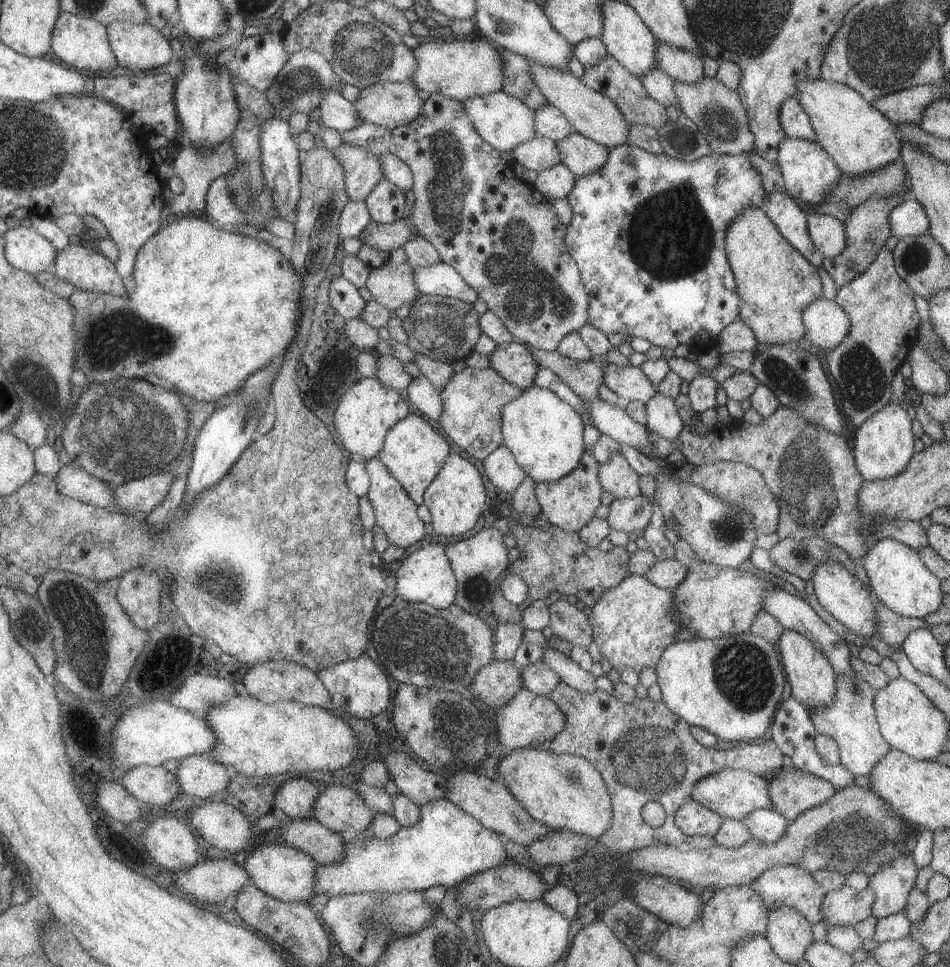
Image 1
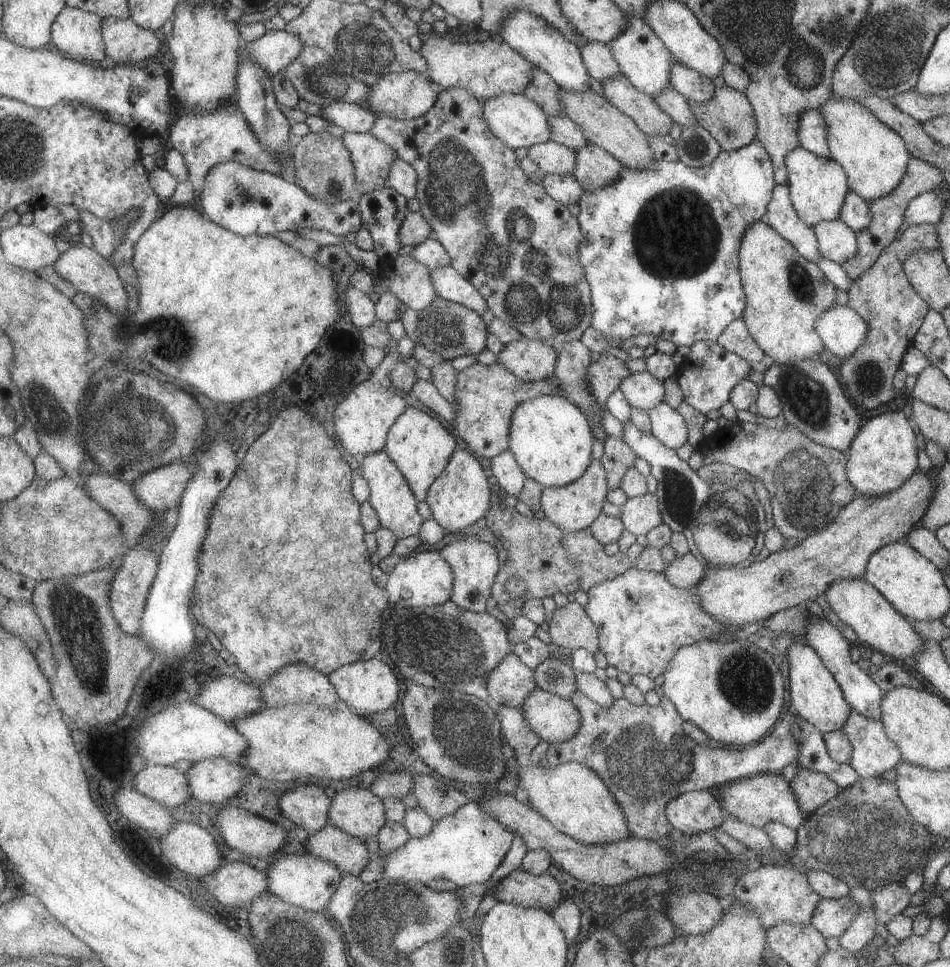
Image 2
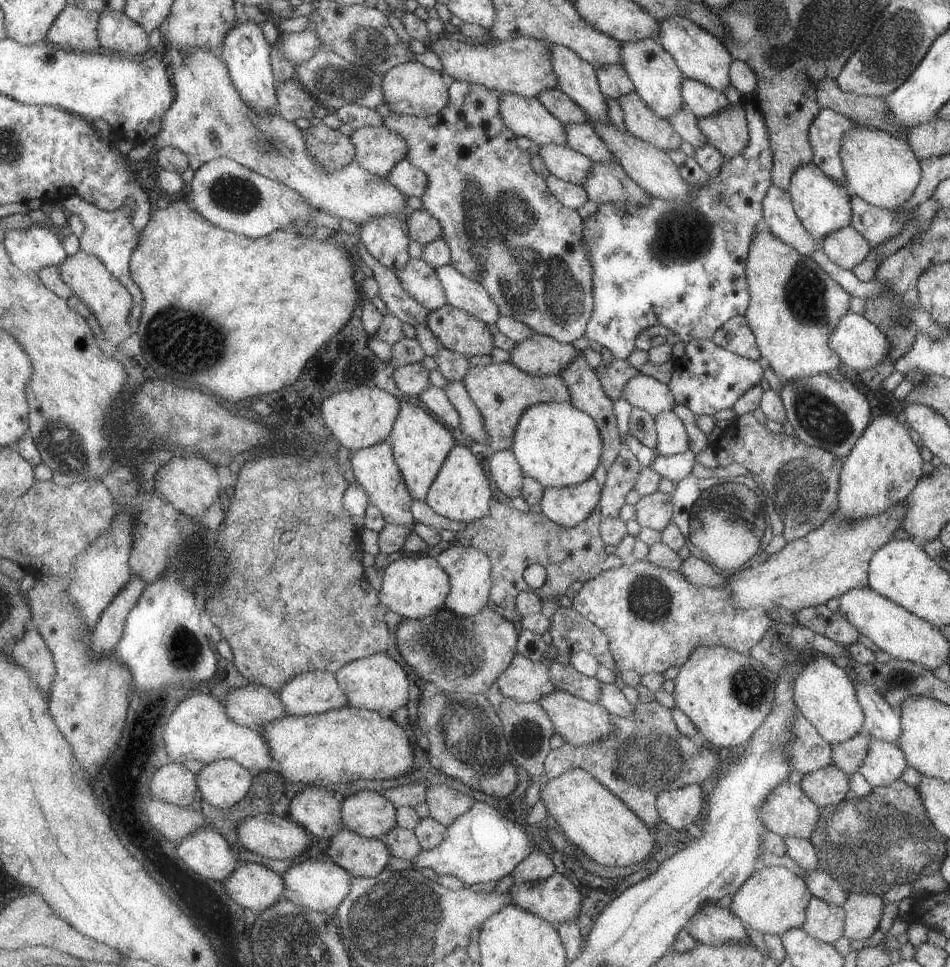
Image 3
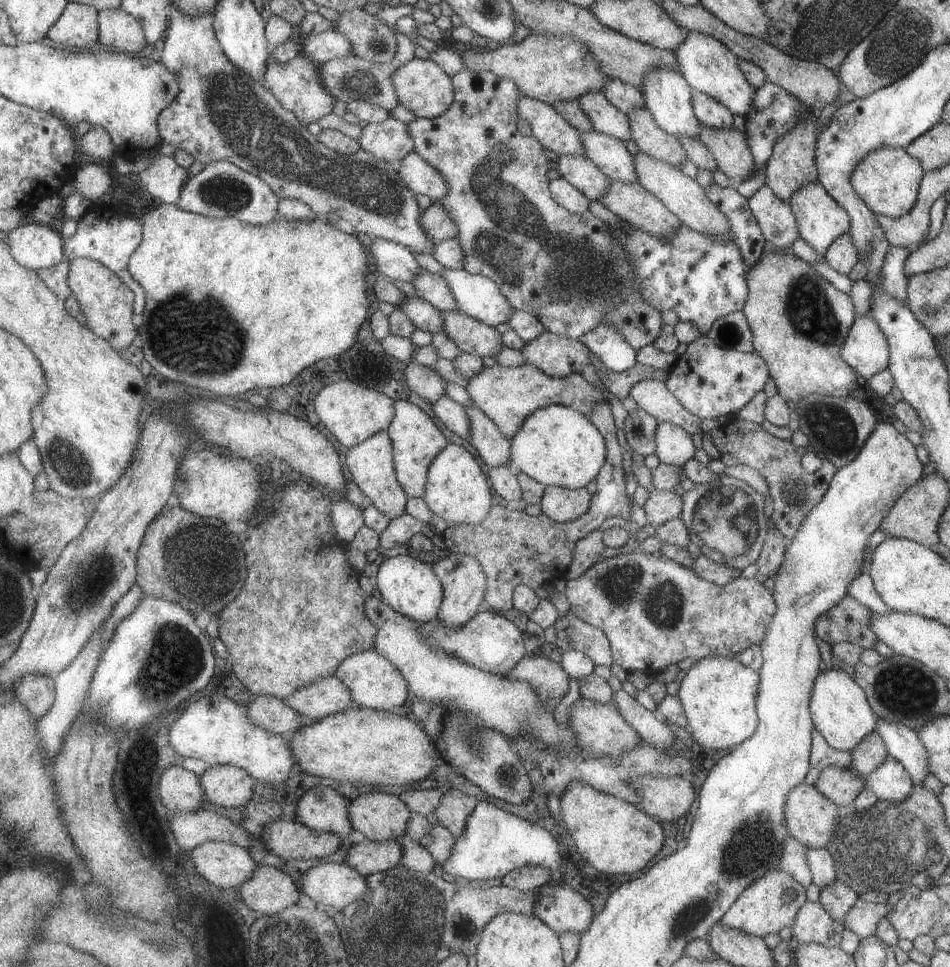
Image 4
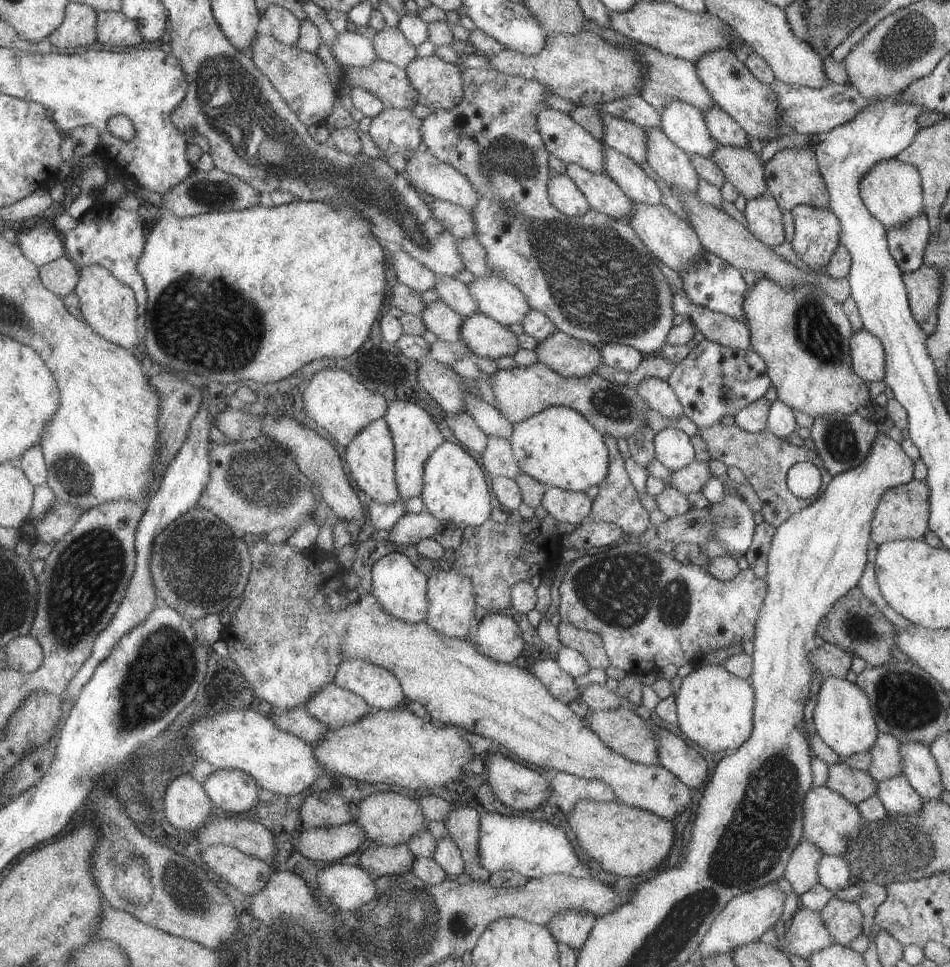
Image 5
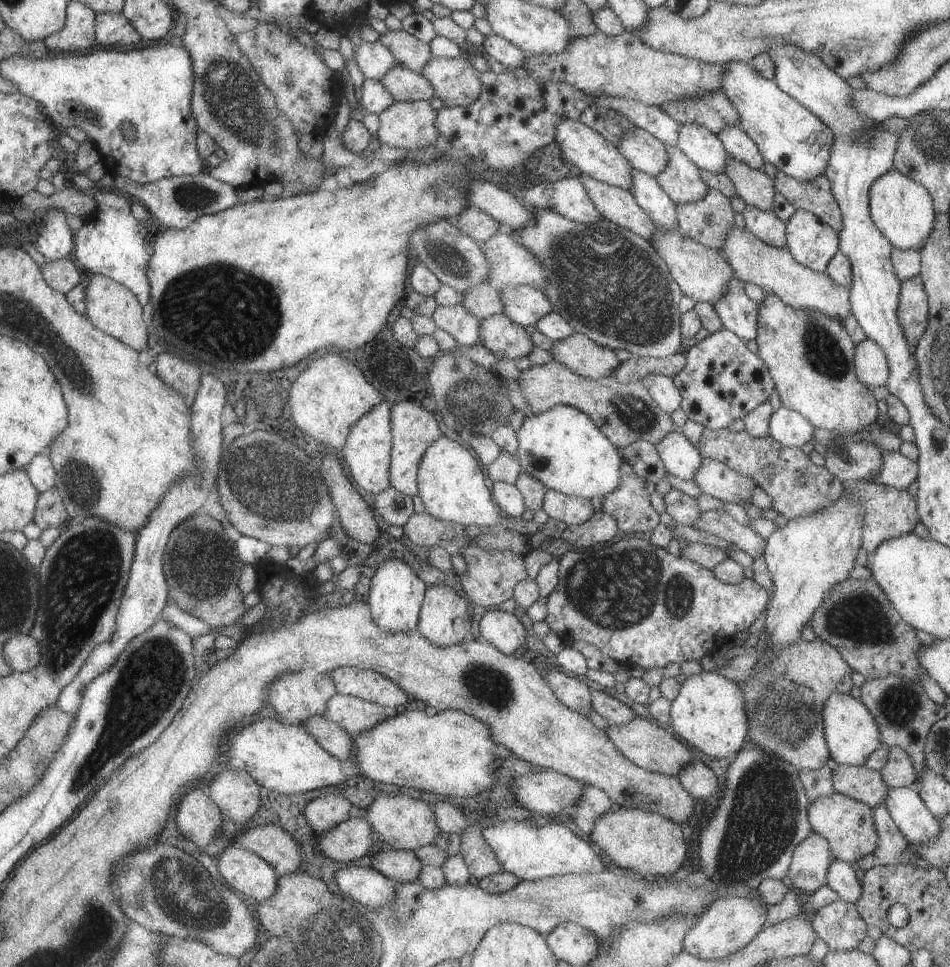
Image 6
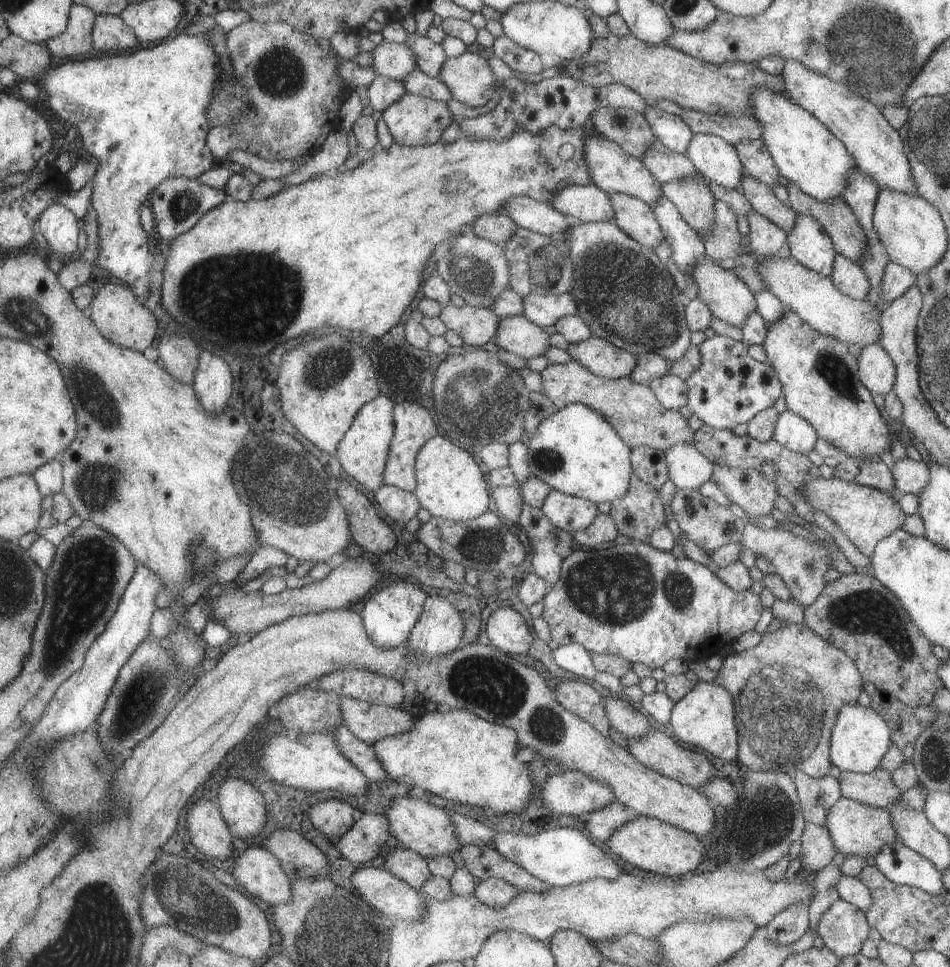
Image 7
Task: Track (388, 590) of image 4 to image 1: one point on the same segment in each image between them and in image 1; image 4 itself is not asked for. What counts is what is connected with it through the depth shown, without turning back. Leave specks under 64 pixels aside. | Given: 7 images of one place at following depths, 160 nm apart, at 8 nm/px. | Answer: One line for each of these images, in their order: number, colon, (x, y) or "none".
1: (427, 575)
2: (425, 579)
3: (414, 588)

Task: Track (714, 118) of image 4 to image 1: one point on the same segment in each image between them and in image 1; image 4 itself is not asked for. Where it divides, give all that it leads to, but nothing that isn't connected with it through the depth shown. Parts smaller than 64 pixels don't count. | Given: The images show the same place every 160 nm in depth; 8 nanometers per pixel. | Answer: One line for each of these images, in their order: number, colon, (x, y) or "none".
1: (681, 65)
2: (689, 83)
3: (702, 100)

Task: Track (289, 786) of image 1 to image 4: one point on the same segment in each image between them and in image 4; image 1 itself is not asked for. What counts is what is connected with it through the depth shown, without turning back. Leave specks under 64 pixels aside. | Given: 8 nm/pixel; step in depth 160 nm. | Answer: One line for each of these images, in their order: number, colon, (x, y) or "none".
2: (308, 805)
3: (319, 810)
4: (322, 809)

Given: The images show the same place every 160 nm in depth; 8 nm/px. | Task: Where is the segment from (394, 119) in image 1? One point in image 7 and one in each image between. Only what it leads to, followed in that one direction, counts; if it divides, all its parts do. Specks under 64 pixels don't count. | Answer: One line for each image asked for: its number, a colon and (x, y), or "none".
2: (408, 95)
3: (410, 89)
4: (423, 87)
5: (441, 85)
6: (457, 83)
7: (469, 76)

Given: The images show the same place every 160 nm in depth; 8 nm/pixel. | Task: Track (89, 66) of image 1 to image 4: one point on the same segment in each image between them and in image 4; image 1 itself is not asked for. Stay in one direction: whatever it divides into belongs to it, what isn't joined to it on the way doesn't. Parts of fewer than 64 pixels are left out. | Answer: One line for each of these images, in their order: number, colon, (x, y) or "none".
2: (78, 34)
3: (76, 29)
4: (79, 27)

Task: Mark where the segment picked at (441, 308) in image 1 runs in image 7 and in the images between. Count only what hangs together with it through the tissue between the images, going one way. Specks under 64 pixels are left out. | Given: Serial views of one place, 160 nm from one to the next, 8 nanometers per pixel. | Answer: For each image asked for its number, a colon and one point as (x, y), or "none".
2: (450, 329)
3: (458, 330)
4: (470, 335)
5: (487, 338)
6: (507, 340)
7: (515, 334)

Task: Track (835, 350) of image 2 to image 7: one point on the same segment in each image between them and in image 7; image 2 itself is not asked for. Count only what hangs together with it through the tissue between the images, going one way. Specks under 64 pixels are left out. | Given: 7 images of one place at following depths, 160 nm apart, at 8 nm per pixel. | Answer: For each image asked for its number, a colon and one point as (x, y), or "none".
3: (859, 344)
4: (865, 349)
5: (867, 359)
6: (870, 364)
7: (876, 372)

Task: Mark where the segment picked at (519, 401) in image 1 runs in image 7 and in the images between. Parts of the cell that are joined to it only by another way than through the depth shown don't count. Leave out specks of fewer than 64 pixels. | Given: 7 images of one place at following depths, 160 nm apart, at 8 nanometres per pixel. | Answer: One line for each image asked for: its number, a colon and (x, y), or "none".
2: (550, 438)
3: (556, 444)
4: (556, 445)
5: (557, 446)
6: (562, 448)
7: (574, 450)

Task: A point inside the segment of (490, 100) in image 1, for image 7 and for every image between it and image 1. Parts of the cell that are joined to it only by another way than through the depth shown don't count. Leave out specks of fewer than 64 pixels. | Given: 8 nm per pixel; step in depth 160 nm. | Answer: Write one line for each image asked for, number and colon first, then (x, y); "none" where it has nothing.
2: (519, 122)
3: (523, 116)
4: (555, 134)
5: (563, 138)
6: (594, 156)
7: (613, 171)

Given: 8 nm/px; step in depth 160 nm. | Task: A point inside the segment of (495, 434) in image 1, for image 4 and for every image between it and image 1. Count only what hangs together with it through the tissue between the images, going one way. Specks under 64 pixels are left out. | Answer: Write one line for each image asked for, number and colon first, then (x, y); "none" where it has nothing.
2: (486, 395)
3: (502, 392)
4: (507, 395)

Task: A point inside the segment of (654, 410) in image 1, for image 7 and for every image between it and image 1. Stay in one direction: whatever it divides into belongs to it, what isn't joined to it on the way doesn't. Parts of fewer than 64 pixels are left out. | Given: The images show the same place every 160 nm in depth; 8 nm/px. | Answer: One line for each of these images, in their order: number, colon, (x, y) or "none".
2: (666, 425)
3: (671, 438)
4: (673, 445)
5: (672, 448)
6: (680, 458)
7: (687, 468)

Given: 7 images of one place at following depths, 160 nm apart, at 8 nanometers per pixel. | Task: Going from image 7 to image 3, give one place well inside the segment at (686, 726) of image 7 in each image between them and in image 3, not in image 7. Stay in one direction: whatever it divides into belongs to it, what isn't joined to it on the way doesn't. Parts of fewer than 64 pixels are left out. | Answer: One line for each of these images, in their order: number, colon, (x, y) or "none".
3: (726, 695)
4: (718, 694)
5: (714, 708)
6: (708, 712)

